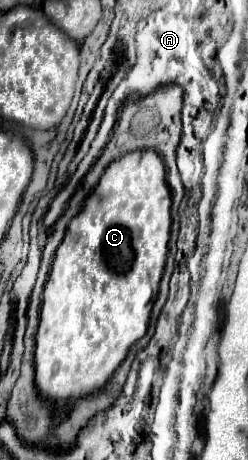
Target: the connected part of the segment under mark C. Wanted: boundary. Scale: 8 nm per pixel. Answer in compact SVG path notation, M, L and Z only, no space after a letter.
M136 150L136 152L128 152L128 154L120 156L118 160L114 160L106 168L106 172L102 174L98 186L88 196L82 212L72 218L72 222L70 222L70 226L66 230L66 238L62 240L62 246L58 246L58 250L56 250L52 272L50 272L50 278L46 282L46 288L44 288L44 300L42 300L42 310L40 310L40 324L38 324L38 332L36 332L36 354L34 354L36 386L38 386L42 396L52 398L52 400L68 400L68 398L82 398L82 396L92 394L94 390L104 386L104 382L122 364L122 360L128 354L128 348L132 344L136 344L146 334L150 310L152 310L152 304L154 304L156 294L158 294L158 284L160 284L160 278L162 278L162 272L164 272L164 264L166 264L166 254L168 254L170 204L172 202L170 202L170 190L168 190L168 184L166 184L166 166L162 168L162 158L154 150Z

